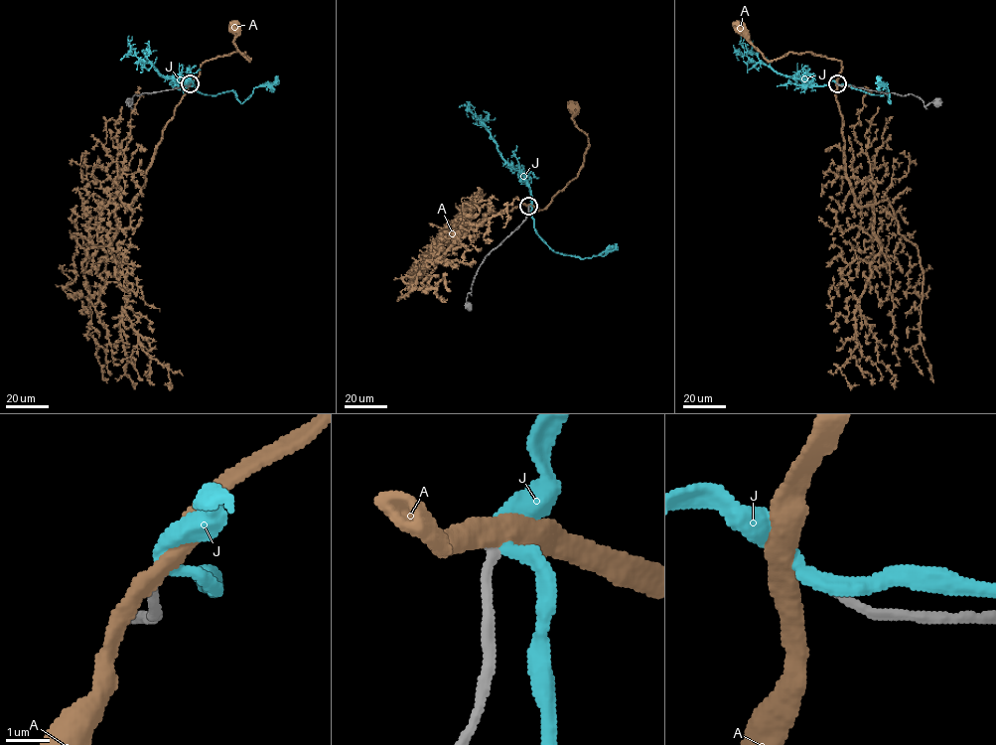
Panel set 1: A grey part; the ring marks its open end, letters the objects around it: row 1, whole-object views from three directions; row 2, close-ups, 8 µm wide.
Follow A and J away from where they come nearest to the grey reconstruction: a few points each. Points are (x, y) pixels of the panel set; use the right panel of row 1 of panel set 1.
A: (837, 83), (840, 61), (811, 52), (787, 52), (768, 61), (739, 28)
J: (837, 83), (831, 80), (821, 85), (809, 84), (753, 62), (740, 43), (741, 35)

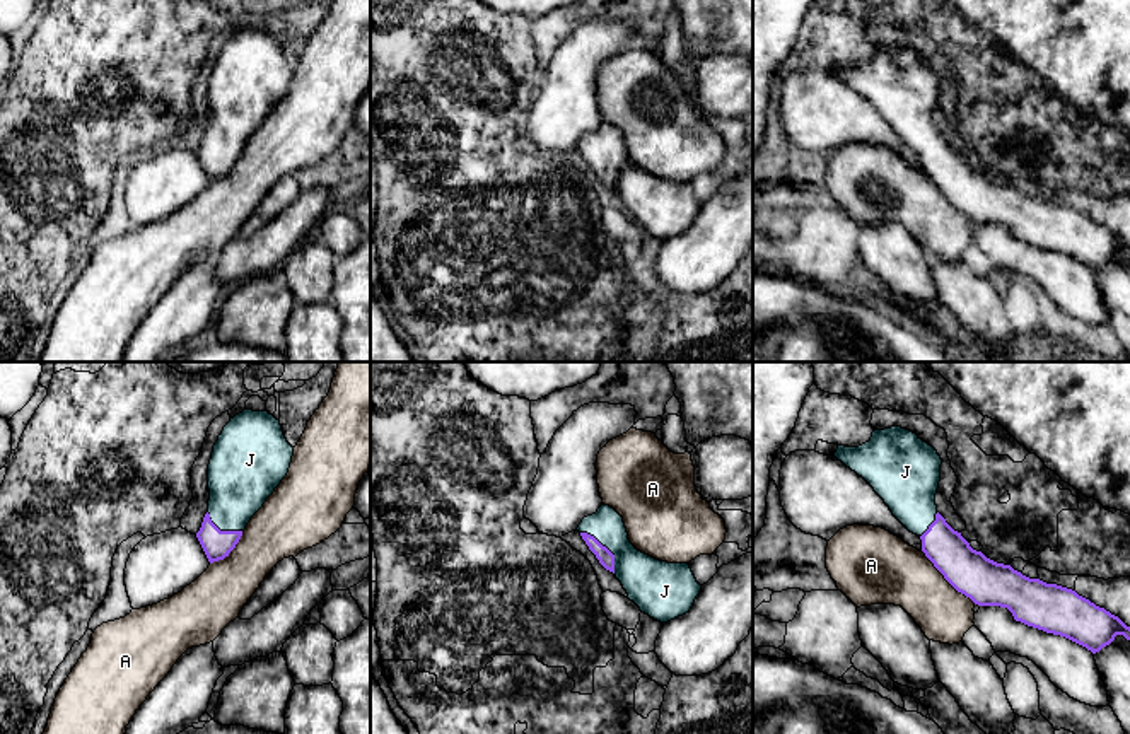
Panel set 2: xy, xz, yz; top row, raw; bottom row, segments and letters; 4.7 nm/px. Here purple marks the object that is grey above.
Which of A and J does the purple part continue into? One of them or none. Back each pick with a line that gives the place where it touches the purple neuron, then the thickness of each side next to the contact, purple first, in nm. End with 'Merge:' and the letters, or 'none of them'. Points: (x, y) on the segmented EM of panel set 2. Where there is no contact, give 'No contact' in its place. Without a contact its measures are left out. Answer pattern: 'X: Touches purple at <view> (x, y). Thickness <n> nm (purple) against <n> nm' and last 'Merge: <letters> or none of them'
J: Touches purple at xz (606, 548). Thickness 80 nm (purple) against 220 nm
Merge: J

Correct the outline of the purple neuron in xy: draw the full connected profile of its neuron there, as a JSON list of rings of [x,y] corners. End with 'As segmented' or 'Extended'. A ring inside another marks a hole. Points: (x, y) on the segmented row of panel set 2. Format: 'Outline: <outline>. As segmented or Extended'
Outline: [[[244,410],[224,427],[208,464],[208,512],[196,533],[210,563],[236,548],[251,517],[287,476],[292,456],[280,420],[268,411]]]. Extended

